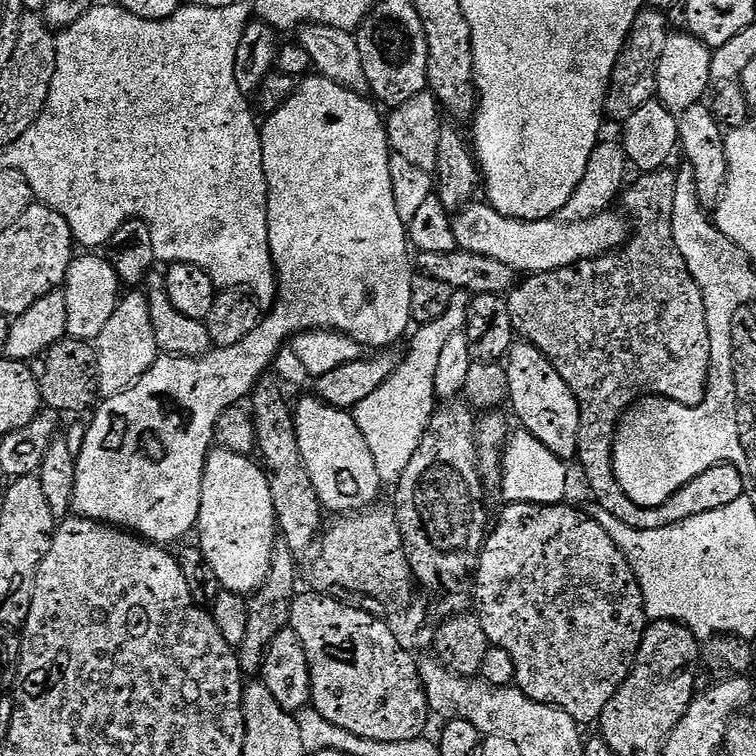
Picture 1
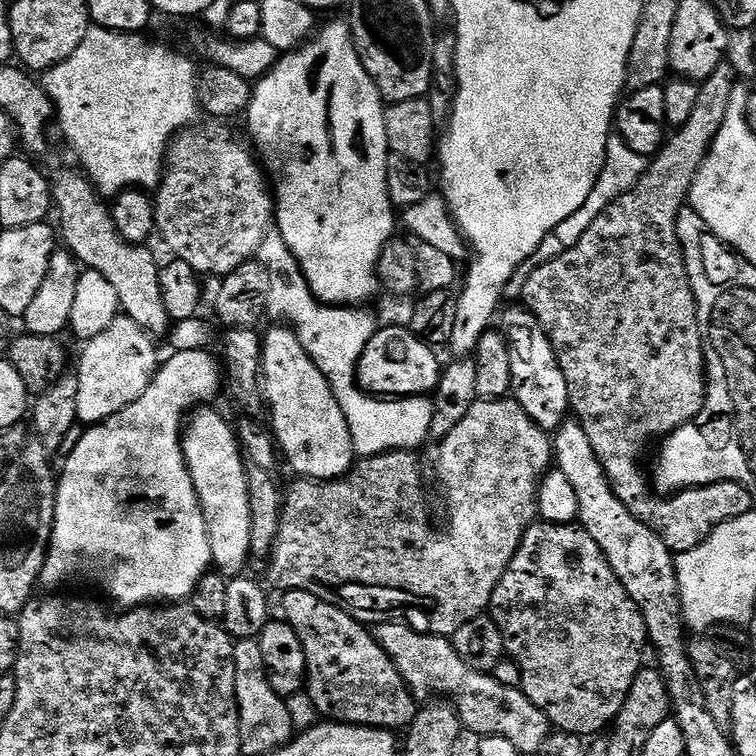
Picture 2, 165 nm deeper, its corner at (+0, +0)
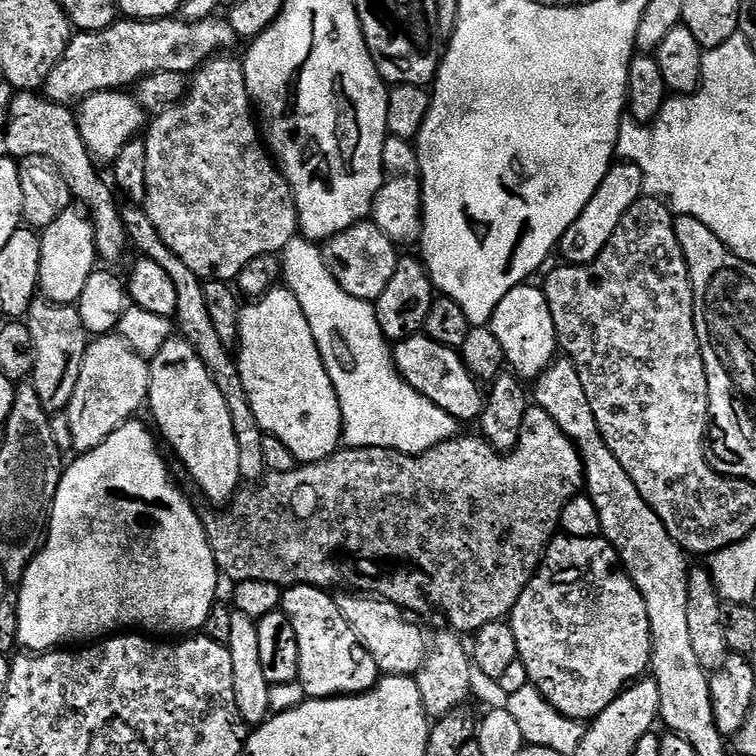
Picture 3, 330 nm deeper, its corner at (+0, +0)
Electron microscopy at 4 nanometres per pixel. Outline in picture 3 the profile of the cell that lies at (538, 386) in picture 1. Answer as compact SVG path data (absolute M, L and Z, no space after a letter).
M525 282L512 288L510 294L506 294L502 302L498 302L490 321L494 338L502 342L507 367L524 382L536 381L558 356L556 327L543 287L531 288L530 285L531 283Z

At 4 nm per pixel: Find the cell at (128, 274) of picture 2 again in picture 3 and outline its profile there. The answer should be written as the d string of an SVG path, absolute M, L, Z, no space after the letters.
M20 90L15 93L12 105L9 106L8 123L3 129L4 132L4 148L3 151L13 158L23 158L26 156L41 156L49 162L56 165L56 169L62 174L62 178L66 182L66 186L70 190L70 194L77 201L81 200L83 211L92 222L94 230L94 242L96 243L96 254L101 261L104 260L105 265L116 266L120 259L124 256L124 251L129 251L130 237L126 226L120 217L121 205L116 204L118 201L117 193L114 191L113 185L100 177L97 161L89 152L86 142L80 133L78 116L75 111L67 104L55 104L53 100L49 100L47 96L36 90Z

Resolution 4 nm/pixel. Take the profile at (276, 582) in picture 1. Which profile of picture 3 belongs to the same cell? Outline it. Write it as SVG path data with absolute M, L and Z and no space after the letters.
M124 206L120 209L120 217L126 226L133 249L140 251L139 255L148 260L158 262L166 274L170 274L170 282L174 282L174 290L178 294L178 306L174 317L175 327L179 335L194 346L198 358L206 366L210 378L214 378L214 386L226 398L226 410L230 410L230 423L234 425L234 439L238 442L238 470L240 479L244 482L259 482L268 472L266 457L262 451L262 438L266 435L261 428L258 418L254 418L254 410L250 406L250 398L246 394L246 386L242 386L242 374L237 357L226 346L222 346L222 338L214 330L214 322L210 322L210 310L206 310L206 294L204 293L204 281L162 242L162 234L154 230L154 222L150 222L148 213L140 206Z

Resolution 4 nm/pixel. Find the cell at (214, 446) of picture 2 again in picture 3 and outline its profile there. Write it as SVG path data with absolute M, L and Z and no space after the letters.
M183 338L168 340L158 350L158 354L150 360L150 390L148 391L147 407L152 407L152 416L156 419L155 427L160 427L159 435L168 439L168 444L180 455L186 471L192 475L200 492L212 503L212 506L224 506L231 501L241 487L240 471L238 470L238 442L234 439L234 425L230 423L230 410L226 410L226 398L218 386L214 386L214 378L206 370L202 358Z

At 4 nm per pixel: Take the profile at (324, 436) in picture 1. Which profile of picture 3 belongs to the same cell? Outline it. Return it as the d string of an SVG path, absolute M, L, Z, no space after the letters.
M287 286L273 288L261 300L251 301L241 311L238 363L242 374L242 386L246 386L254 418L258 418L267 435L286 442L286 450L290 450L290 454L294 454L294 458L301 465L316 464L338 451L344 430L338 394L330 382L330 374L314 342L310 322L306 322L306 314L298 298Z

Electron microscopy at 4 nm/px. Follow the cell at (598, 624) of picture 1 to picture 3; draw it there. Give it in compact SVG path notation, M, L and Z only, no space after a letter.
M563 534L553 536L544 550L544 558L541 560L539 568L533 576L529 576L528 585L522 590L522 594L514 606L510 623L514 630L514 642L518 642L518 659L522 662L522 666L526 666L529 685L538 689L542 698L546 702L550 702L550 706L554 706L554 710L558 710L558 714L571 720L581 722L595 720L596 716L602 714L602 710L606 710L606 706L610 706L610 702L614 702L614 698L618 698L629 684L641 679L649 671L652 662L650 618L646 614L646 602L642 598L638 586L634 586L628 573L622 570L620 555L614 550L614 546L600 536L590 538Z

